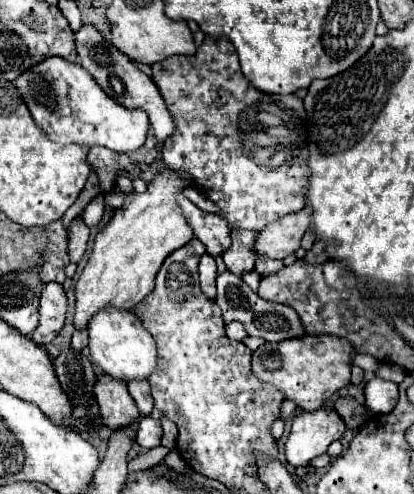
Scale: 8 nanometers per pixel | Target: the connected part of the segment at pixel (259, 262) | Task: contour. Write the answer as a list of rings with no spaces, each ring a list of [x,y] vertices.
[[[262,254],[256,258],[256,272],[260,276],[266,276],[266,274],[274,274],[278,270],[284,268],[284,262],[282,260],[274,260],[274,258],[264,258]]]

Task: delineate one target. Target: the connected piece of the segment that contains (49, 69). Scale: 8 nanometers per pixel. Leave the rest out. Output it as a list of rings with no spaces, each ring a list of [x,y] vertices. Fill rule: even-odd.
[[[52,56],[26,70],[14,84],[30,108],[32,118],[52,142],[104,146],[122,154],[138,150],[146,140],[150,128],[148,114],[120,106],[80,64]]]

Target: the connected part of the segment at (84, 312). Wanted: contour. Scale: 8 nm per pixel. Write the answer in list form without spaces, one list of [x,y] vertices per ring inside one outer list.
[[[164,168],[154,176],[144,194],[128,194],[124,206],[114,212],[110,224],[96,234],[94,250],[76,282],[76,328],[86,328],[100,308],[116,306],[132,310],[152,292],[154,278],[166,256],[194,238],[194,230],[186,224],[176,202],[176,196],[188,186],[184,176]]]

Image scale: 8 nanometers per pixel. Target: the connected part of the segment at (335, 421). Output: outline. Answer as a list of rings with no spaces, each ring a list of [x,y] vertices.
[[[322,406],[314,412],[298,412],[290,436],[286,440],[286,460],[294,468],[308,466],[308,462],[328,450],[328,446],[342,438],[346,426],[334,408]]]

